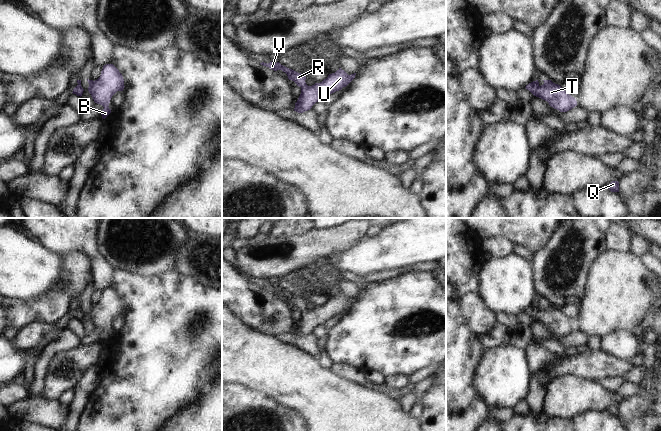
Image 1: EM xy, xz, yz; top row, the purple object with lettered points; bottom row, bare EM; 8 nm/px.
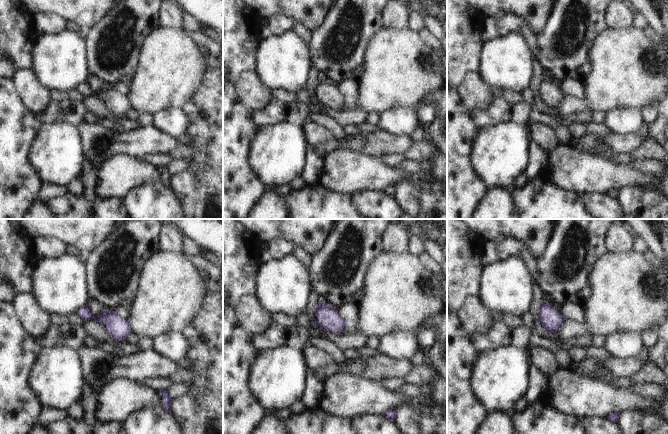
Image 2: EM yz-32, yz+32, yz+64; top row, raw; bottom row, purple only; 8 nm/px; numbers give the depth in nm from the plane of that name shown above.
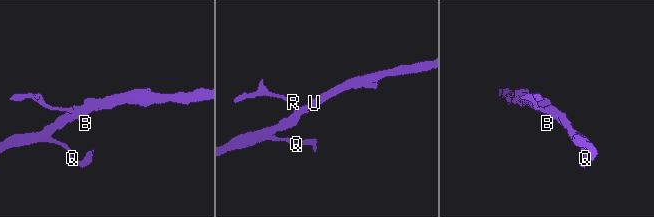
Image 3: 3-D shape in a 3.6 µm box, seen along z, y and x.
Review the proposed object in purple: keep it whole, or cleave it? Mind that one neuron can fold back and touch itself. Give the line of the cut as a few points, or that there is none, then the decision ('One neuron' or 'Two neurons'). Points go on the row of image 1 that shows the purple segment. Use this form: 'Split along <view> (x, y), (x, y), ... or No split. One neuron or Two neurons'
No split. One neuron

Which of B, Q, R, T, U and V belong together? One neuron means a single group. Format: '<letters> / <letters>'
B Q R T U V

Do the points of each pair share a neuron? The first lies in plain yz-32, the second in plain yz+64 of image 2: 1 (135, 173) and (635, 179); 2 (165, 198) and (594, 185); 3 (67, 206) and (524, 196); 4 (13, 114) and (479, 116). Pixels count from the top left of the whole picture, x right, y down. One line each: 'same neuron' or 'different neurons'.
1: same neuron
2: different neurons
3: same neuron
4: different neurons

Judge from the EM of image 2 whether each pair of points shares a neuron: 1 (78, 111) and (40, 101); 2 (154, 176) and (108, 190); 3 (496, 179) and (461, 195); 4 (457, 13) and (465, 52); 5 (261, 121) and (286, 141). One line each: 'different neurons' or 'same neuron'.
1: different neurons
2: same neuron
3: different neurons
4: same neuron
5: different neurons

